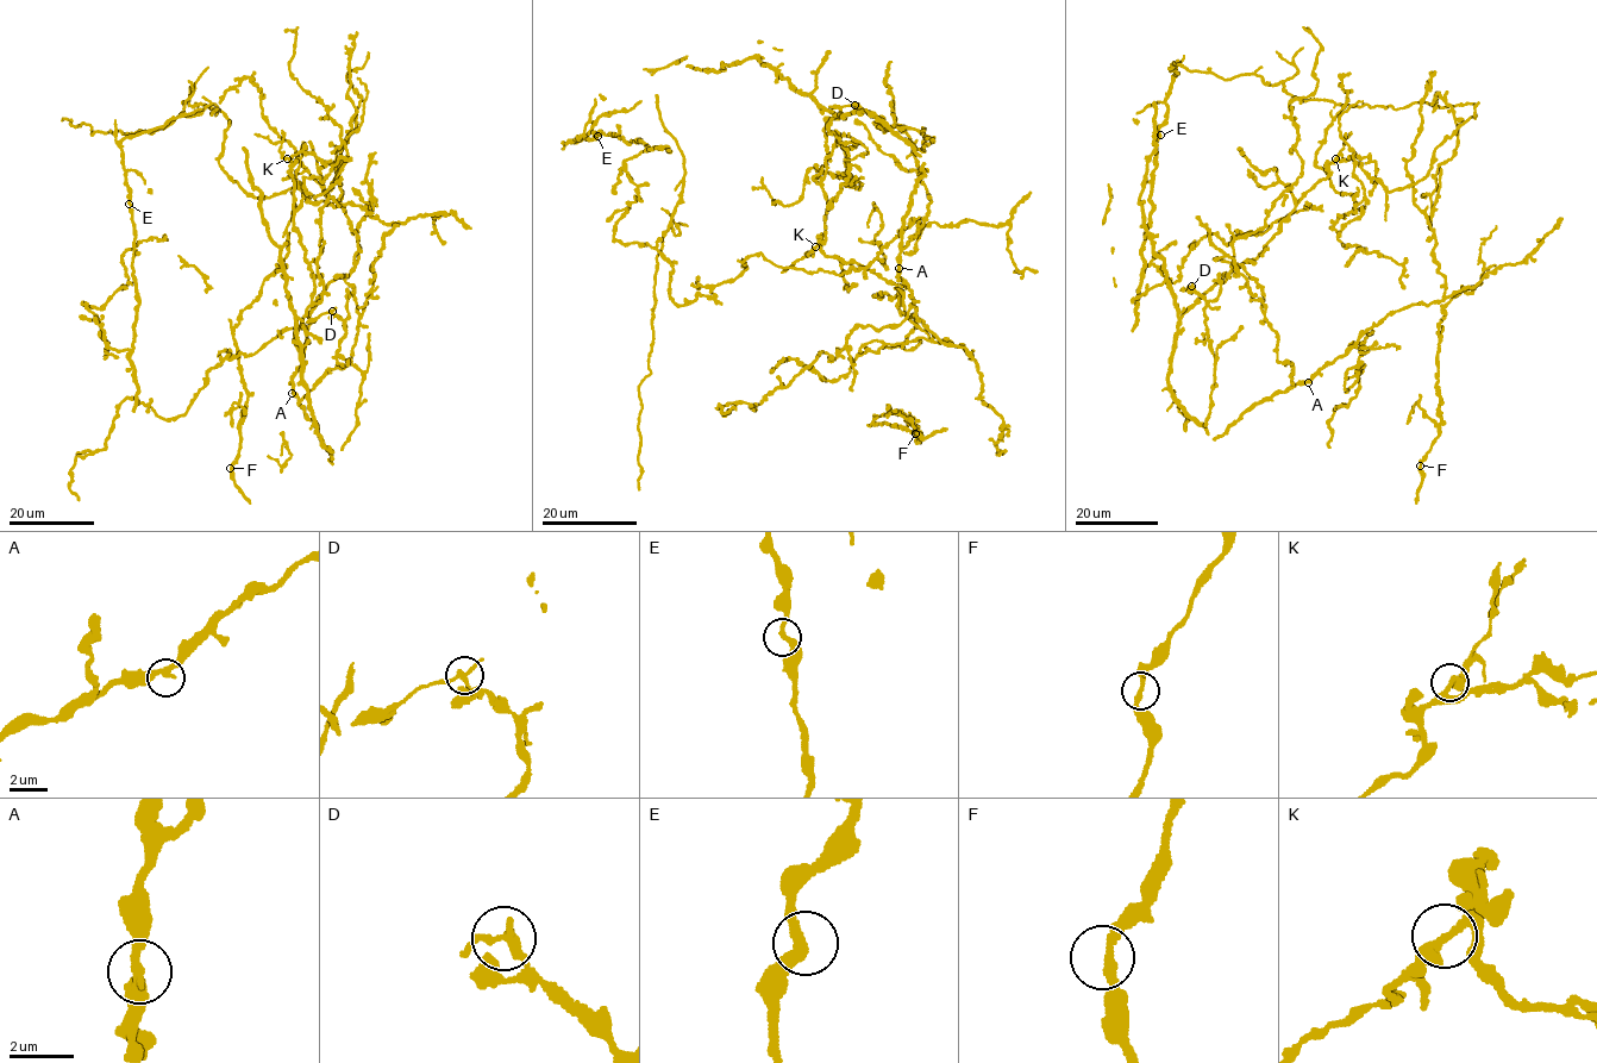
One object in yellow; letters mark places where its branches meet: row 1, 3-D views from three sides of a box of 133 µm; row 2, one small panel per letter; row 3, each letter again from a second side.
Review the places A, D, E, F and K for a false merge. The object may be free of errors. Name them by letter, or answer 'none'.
D

